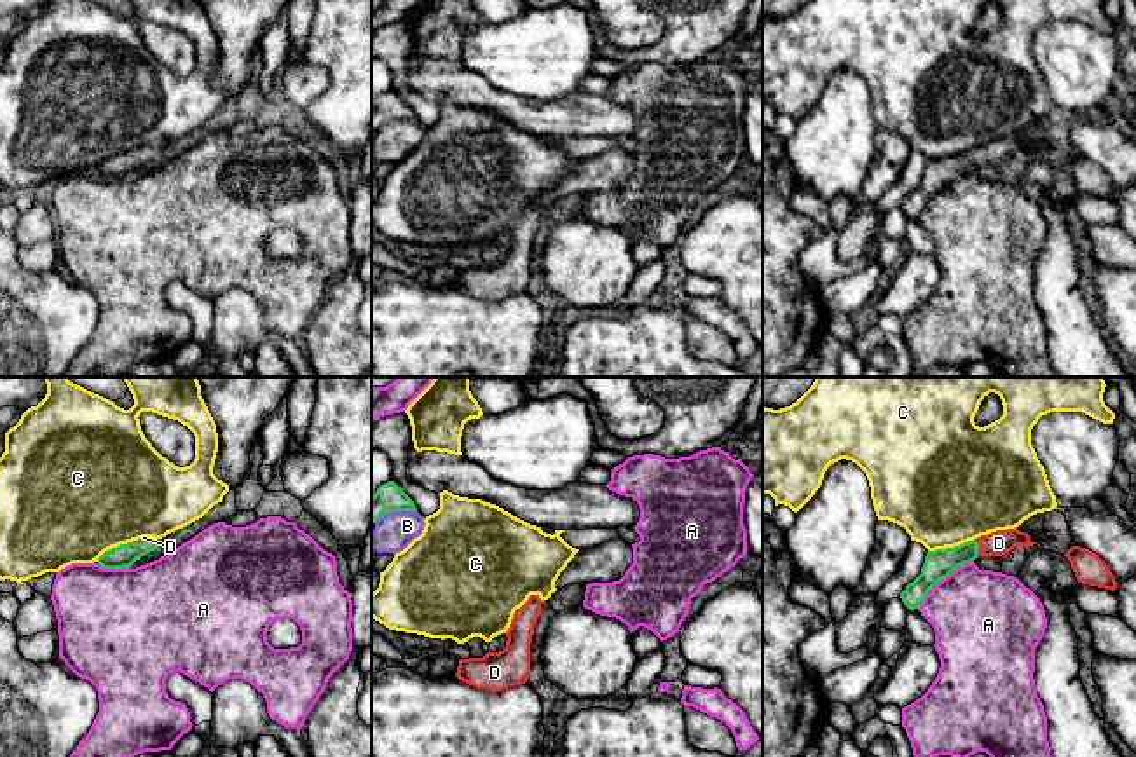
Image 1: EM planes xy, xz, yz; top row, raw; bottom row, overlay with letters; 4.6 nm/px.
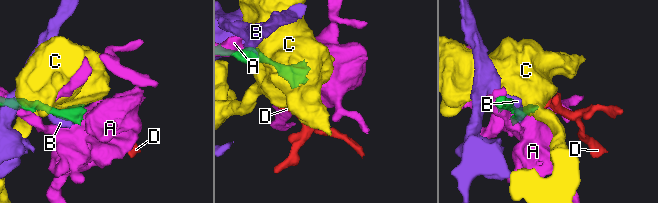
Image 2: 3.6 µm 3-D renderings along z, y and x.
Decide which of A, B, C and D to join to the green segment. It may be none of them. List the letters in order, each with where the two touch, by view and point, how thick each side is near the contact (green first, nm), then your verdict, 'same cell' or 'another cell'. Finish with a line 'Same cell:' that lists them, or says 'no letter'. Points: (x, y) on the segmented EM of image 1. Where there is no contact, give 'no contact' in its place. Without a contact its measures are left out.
A: yz (941, 579) | 140/440 nm | another cell
B: xz (395, 510) | 130/180 nm | another cell
C: yz (950, 548) | 140/480 nm | another cell
D: yz (979, 546) | 140/120 nm | same cell
Same cell: D

